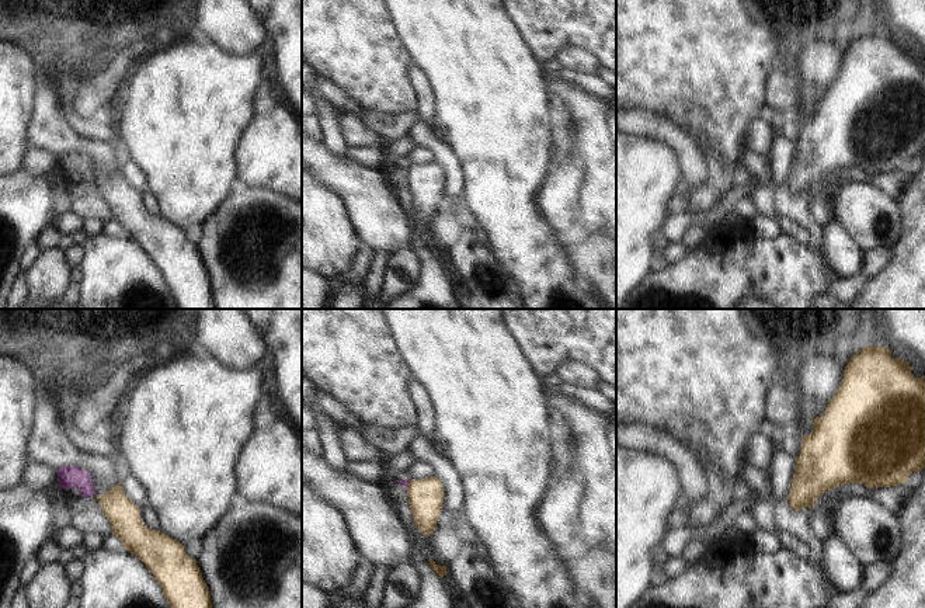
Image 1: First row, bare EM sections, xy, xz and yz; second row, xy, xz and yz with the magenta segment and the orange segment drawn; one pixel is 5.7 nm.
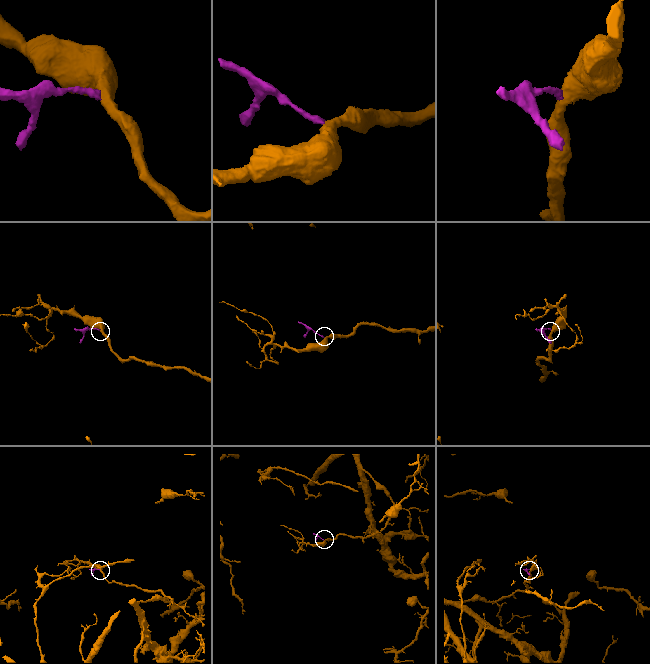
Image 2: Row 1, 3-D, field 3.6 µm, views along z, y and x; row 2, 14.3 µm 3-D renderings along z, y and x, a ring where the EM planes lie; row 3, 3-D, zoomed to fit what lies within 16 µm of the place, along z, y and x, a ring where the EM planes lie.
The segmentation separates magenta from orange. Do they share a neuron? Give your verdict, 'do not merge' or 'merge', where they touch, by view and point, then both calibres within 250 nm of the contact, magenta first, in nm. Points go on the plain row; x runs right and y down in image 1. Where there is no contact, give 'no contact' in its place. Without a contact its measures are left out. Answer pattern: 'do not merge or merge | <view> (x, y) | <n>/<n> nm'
do not merge | xz (407, 170) | 40/200 nm

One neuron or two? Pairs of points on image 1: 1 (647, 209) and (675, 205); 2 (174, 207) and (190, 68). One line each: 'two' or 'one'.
1: two
2: one

